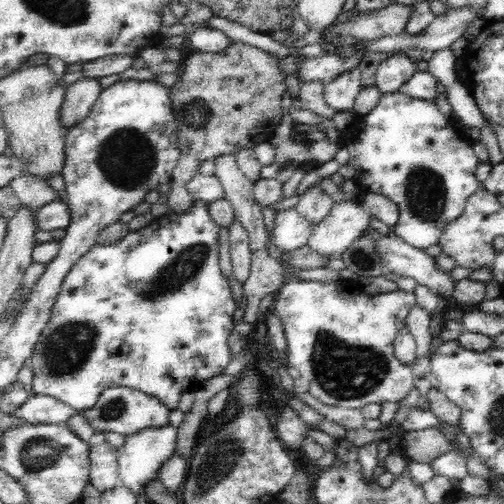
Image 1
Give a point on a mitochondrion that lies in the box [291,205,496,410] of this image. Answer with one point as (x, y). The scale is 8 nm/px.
(342, 371)

